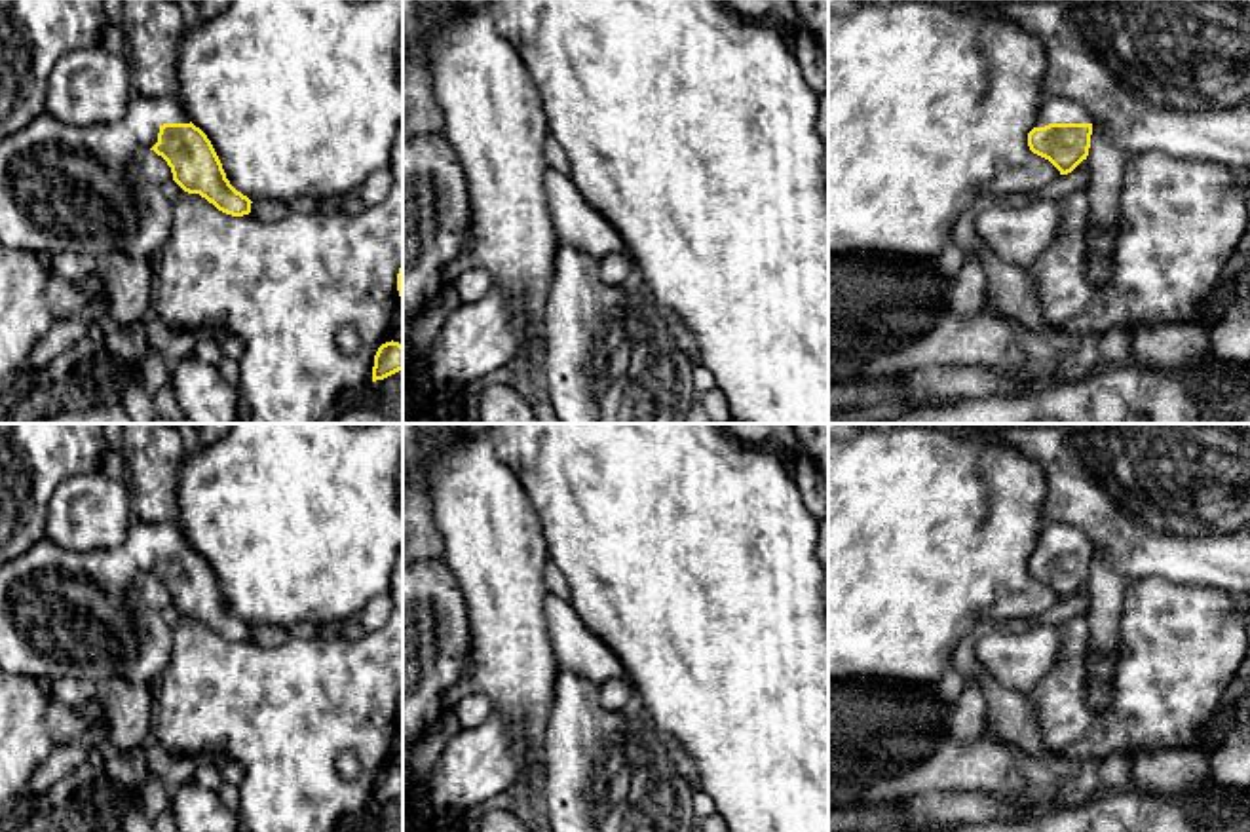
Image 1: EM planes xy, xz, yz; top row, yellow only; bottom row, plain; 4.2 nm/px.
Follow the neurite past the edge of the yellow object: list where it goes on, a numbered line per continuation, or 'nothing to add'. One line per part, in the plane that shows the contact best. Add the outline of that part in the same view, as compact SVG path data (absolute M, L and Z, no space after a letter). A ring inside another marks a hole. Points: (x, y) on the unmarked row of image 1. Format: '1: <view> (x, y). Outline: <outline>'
1: yz (1053, 534). Outline: M1045 520L1033 553L1049 549L1092 549L1089 538L1071 524Z

